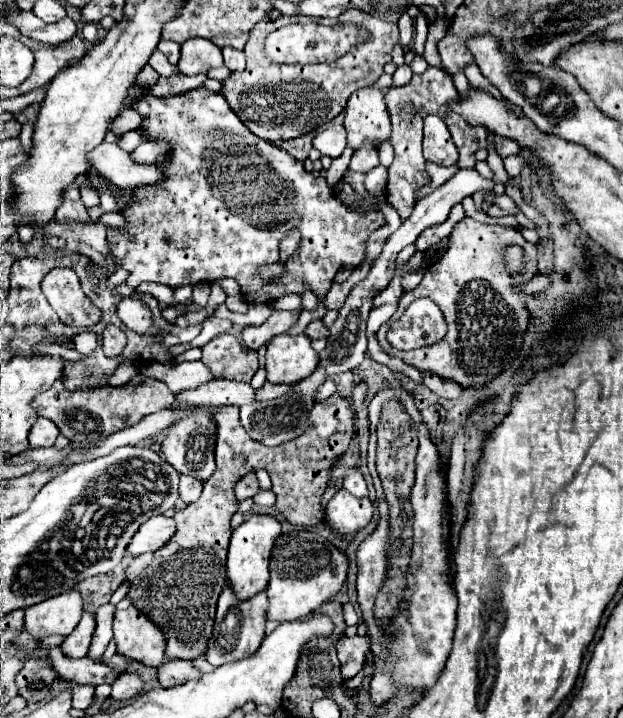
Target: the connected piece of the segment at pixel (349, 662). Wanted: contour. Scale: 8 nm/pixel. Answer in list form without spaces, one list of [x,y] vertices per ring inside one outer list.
[[[342,636],[336,648],[338,648],[338,660],[342,664],[342,676],[346,680],[354,678],[366,662],[366,654],[370,650],[370,636],[354,636],[354,638]]]

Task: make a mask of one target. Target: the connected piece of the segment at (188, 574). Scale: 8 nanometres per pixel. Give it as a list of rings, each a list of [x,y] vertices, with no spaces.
[[[334,394],[314,404],[310,410],[310,426],[302,436],[268,448],[248,436],[240,424],[236,406],[214,410],[218,424],[216,472],[204,482],[202,496],[196,502],[174,512],[176,534],[172,540],[156,552],[132,558],[126,568],[126,582],[130,582],[126,598],[164,632],[166,660],[196,660],[206,652],[214,628],[216,602],[226,586],[226,552],[232,534],[230,518],[238,510],[238,500],[232,492],[234,482],[240,480],[242,474],[266,468],[272,478],[272,492],[276,494],[275,505],[290,524],[314,526],[322,522],[324,512],[320,508],[320,498],[330,478],[328,470],[352,440],[352,416],[348,400]]]

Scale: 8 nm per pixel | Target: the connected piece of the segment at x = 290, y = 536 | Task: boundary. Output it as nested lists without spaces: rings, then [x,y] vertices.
[[[302,528],[282,534],[274,544],[270,558],[270,582],[266,588],[270,606],[266,618],[276,622],[288,622],[310,616],[320,604],[328,602],[342,588],[346,574],[348,560],[344,552],[340,552],[318,532]]]

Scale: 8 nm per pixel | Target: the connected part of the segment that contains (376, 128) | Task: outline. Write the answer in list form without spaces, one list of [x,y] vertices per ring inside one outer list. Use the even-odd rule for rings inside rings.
[[[370,84],[370,86],[364,86],[360,90],[356,90],[350,98],[348,98],[348,104],[346,104],[346,110],[344,110],[344,128],[348,132],[348,146],[352,146],[354,150],[364,142],[364,140],[370,140],[374,144],[380,144],[384,140],[388,140],[390,136],[390,116],[388,116],[388,106],[386,106],[386,100],[384,100],[384,92],[382,88]]]

